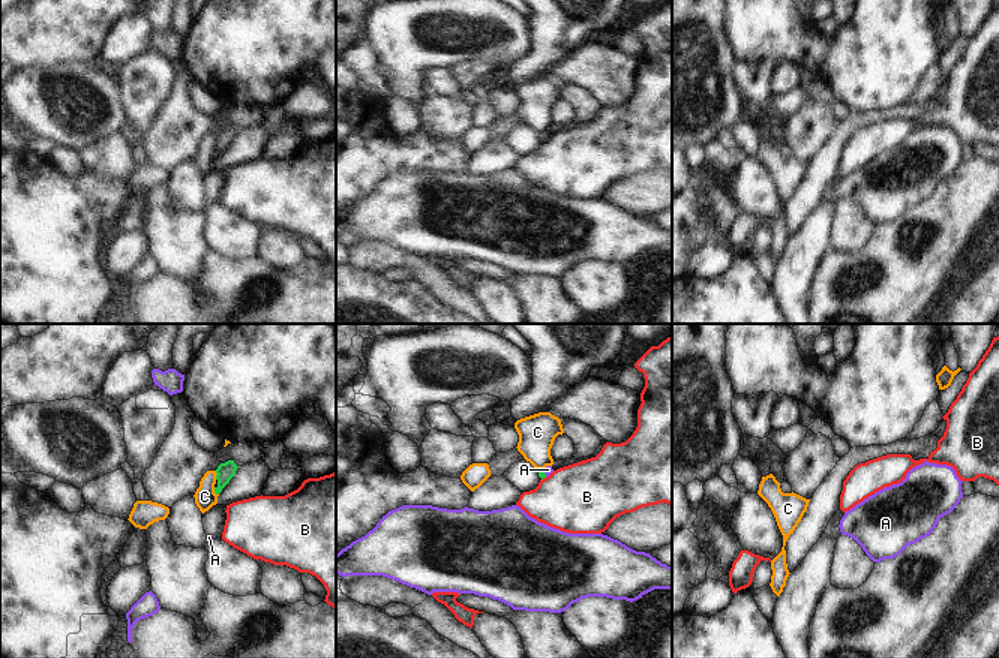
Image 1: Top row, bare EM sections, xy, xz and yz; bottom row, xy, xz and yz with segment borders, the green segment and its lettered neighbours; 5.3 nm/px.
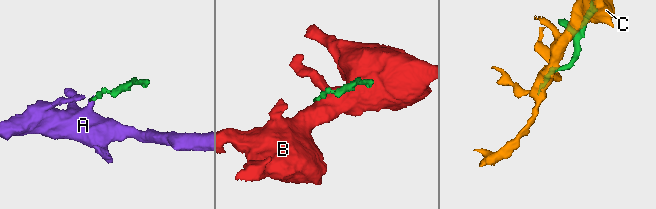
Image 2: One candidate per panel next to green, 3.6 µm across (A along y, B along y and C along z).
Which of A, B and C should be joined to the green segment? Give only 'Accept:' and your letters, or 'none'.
Accept: A

